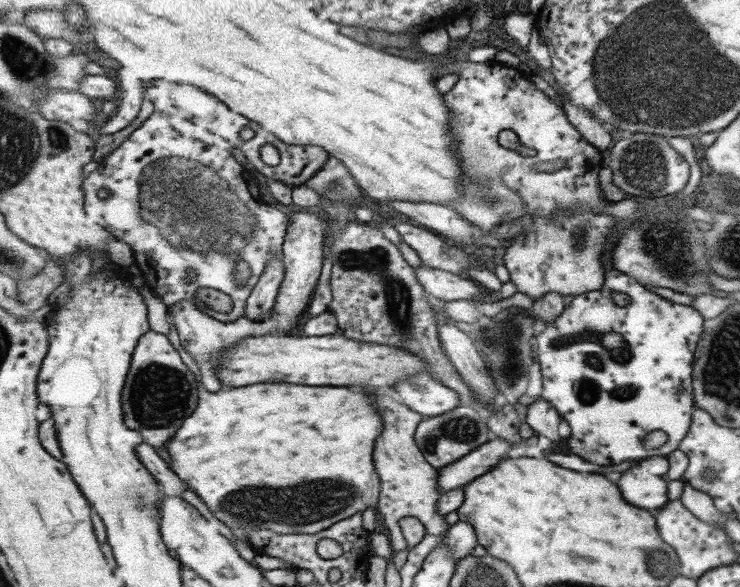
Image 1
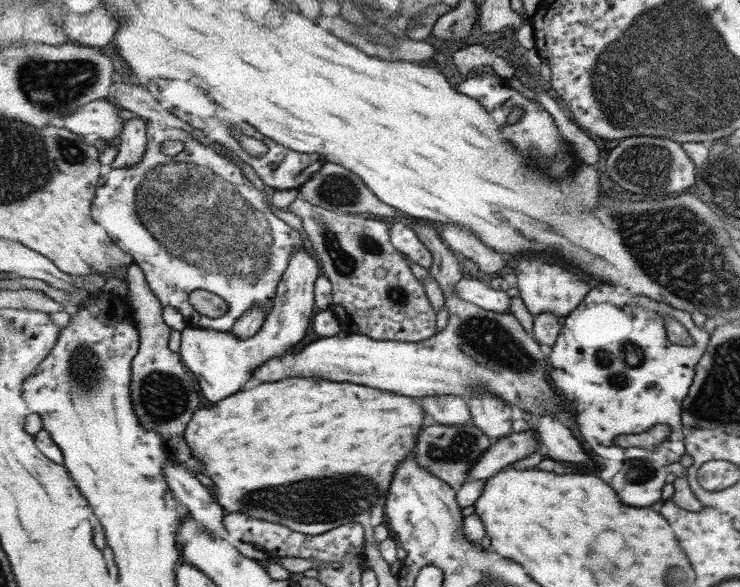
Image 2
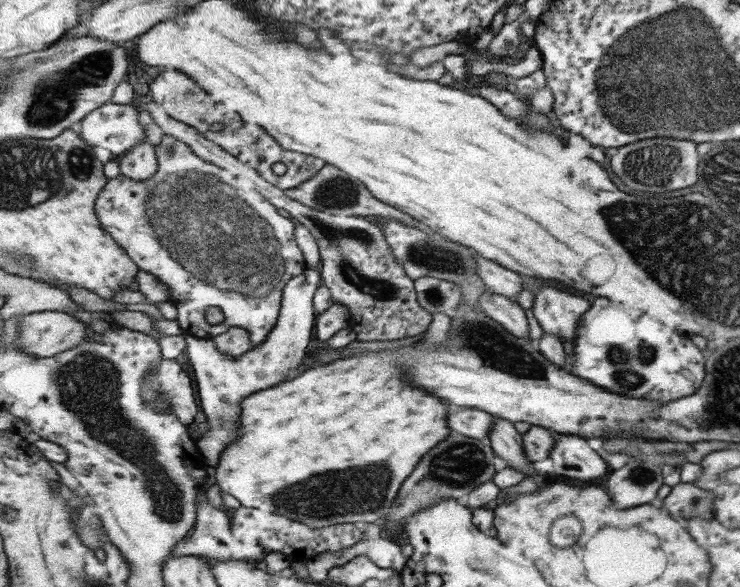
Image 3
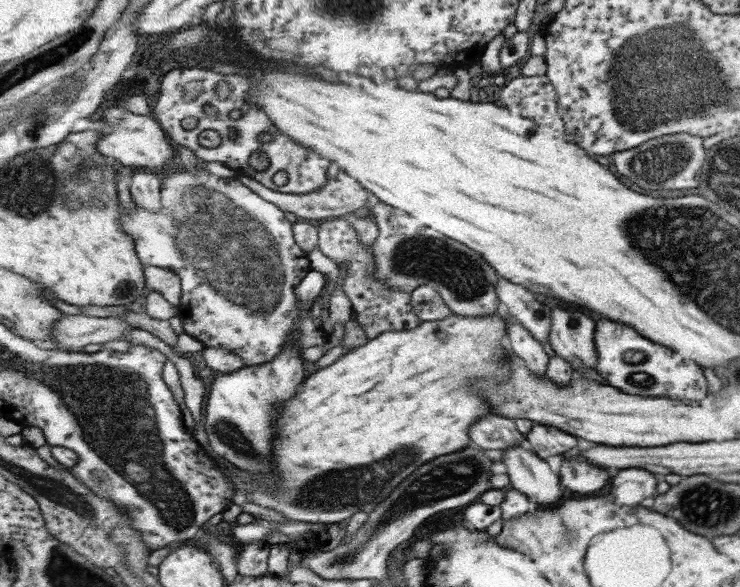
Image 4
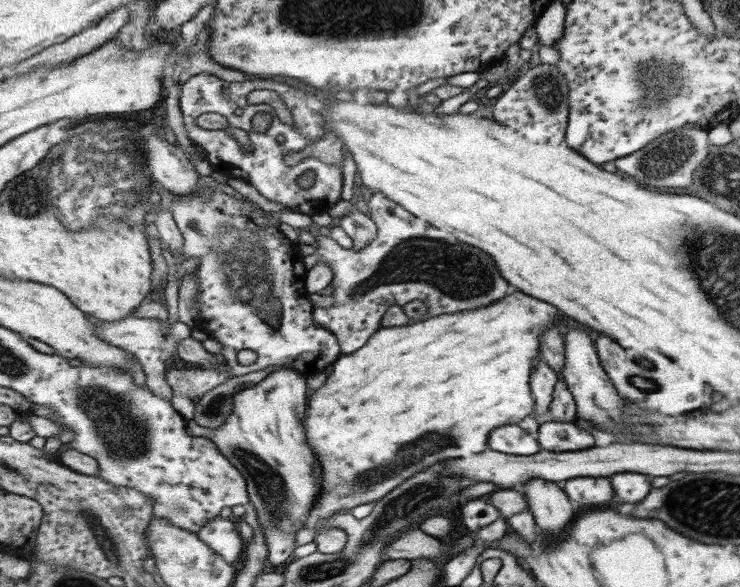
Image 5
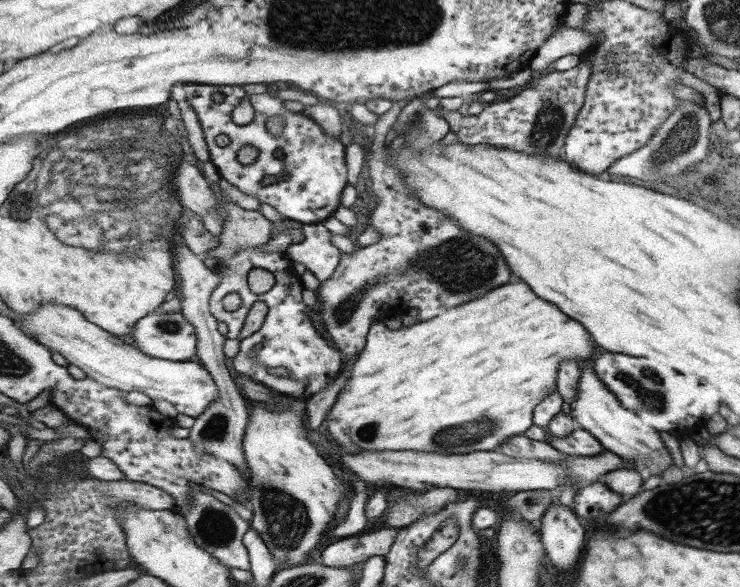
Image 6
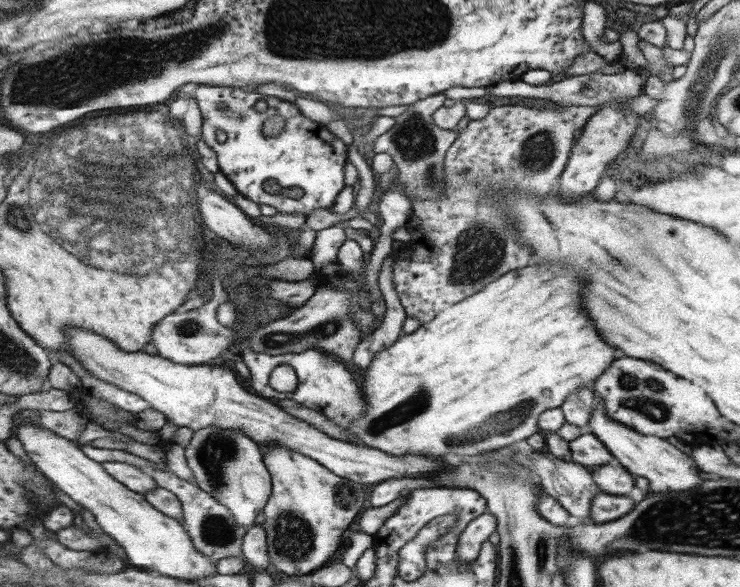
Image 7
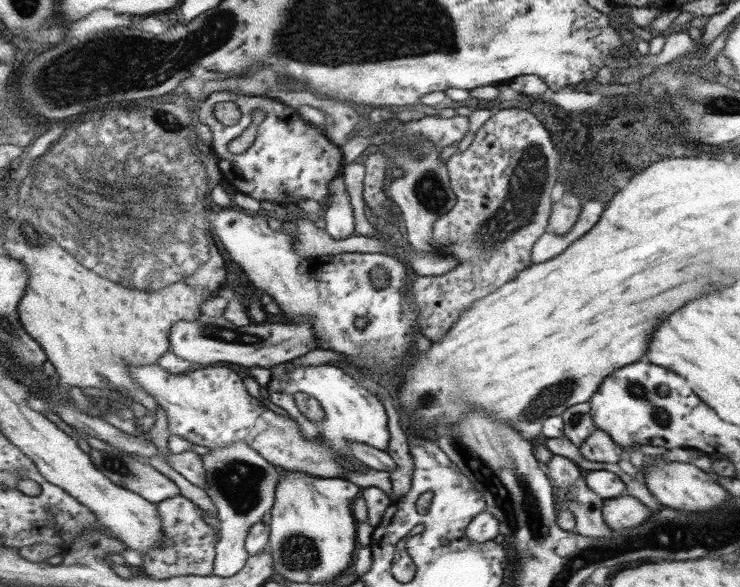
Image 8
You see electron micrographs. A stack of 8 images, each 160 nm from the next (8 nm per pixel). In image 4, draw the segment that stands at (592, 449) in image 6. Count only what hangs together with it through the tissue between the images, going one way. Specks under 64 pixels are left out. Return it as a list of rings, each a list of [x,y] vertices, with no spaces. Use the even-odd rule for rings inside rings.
[[[533,424],[526,436],[536,455],[545,460],[555,454],[562,455],[563,452],[577,446],[577,437],[551,427],[549,424]]]

